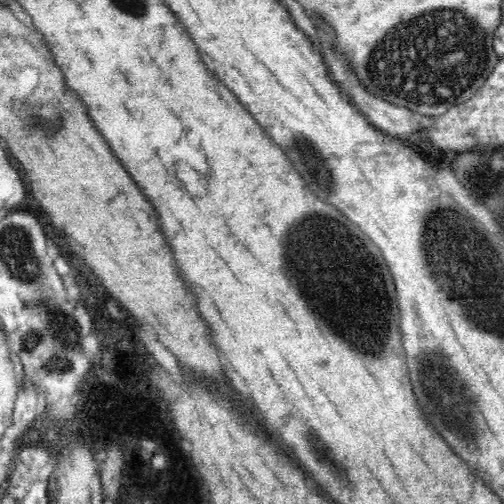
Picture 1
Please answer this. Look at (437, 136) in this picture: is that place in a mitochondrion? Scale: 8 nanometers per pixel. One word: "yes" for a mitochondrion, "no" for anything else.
no

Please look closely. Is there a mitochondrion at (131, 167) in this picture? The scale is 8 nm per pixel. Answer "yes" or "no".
no

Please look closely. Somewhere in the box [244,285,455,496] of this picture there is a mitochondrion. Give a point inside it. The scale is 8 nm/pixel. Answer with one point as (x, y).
(311, 440)

